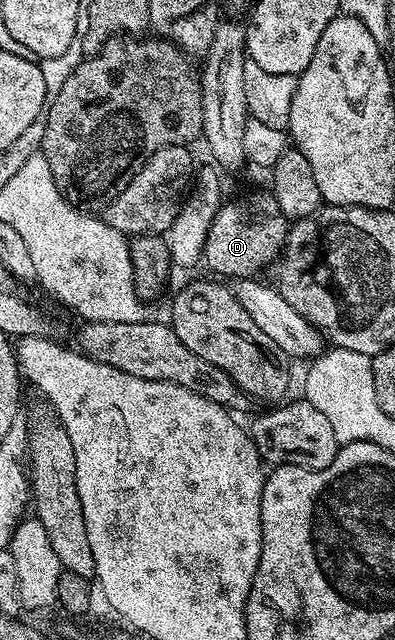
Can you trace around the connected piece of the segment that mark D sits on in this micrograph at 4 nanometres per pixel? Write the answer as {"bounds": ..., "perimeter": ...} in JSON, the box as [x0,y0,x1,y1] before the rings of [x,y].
{"bounds":[203,188,289,278],"perimeter":[[[266,188],[259,189],[256,193],[247,193],[244,197],[235,197],[232,201],[231,198],[224,200],[213,219],[213,227],[209,227],[207,243],[203,248],[203,261],[215,272],[212,274],[218,275],[220,278],[254,278],[267,264],[268,268],[283,252],[288,228],[289,219],[281,211],[281,207],[277,207],[277,199]]]}

